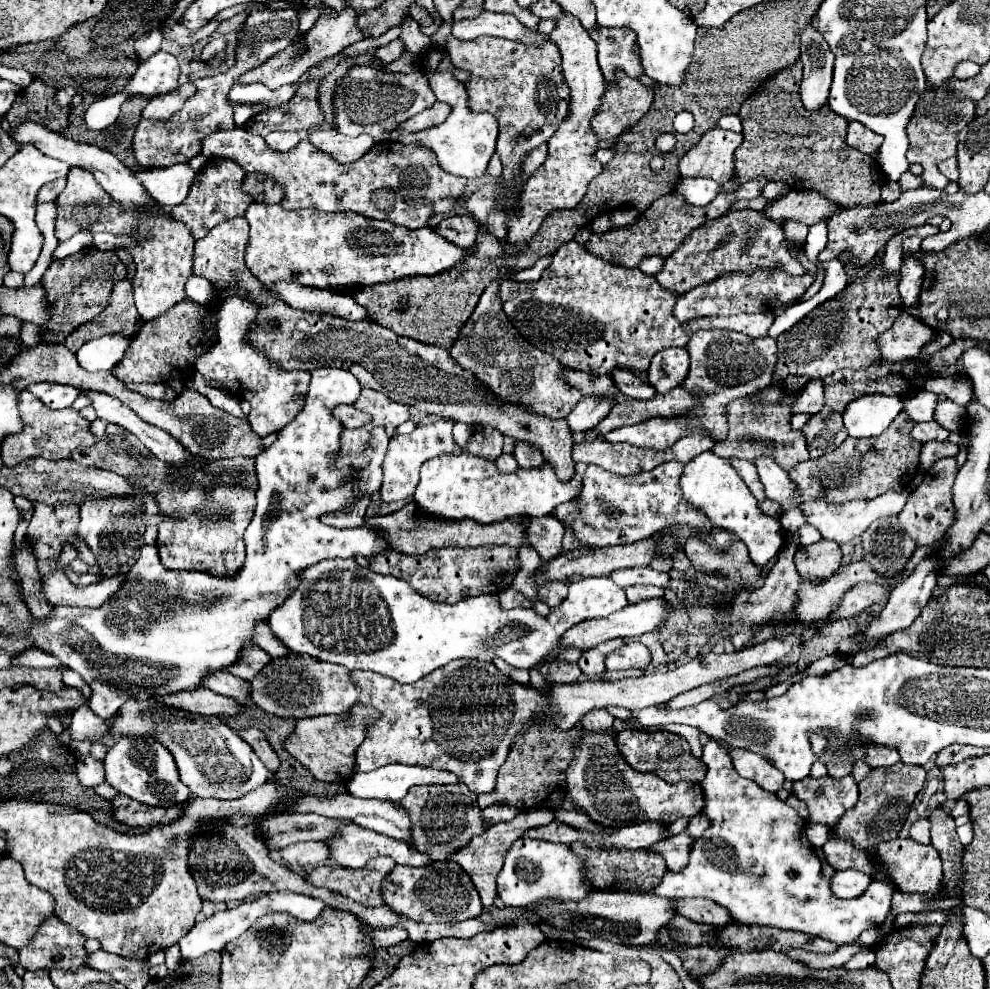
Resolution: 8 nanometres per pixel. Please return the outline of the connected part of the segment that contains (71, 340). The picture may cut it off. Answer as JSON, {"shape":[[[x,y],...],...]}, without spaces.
{"shape":[[[119,280],[113,288],[113,294],[109,298],[109,304],[105,310],[91,322],[79,326],[75,332],[71,332],[65,340],[65,346],[71,352],[77,352],[85,342],[99,338],[103,334],[121,332],[125,336],[135,336],[135,324],[137,324],[137,308],[133,302],[133,286],[129,280]]]}

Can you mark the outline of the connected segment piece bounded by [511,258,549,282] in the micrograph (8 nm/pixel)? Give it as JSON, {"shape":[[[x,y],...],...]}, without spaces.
{"shape":[[[541,258],[539,262],[535,262],[531,268],[527,268],[527,270],[519,270],[519,272],[515,272],[515,274],[511,274],[511,280],[515,280],[515,282],[535,282],[535,280],[539,280],[541,278],[541,272],[545,270],[549,266],[549,258]]]}

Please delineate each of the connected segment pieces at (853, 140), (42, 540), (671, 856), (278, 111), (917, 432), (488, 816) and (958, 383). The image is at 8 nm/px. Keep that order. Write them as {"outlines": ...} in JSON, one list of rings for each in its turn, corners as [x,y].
{"outlines":[[[[851,122],[849,124],[849,132],[847,132],[847,144],[851,148],[857,148],[857,150],[865,152],[865,154],[873,154],[873,152],[877,152],[881,148],[883,136],[867,130],[859,122]]],[[[39,502],[33,506],[35,512],[29,522],[27,540],[37,558],[57,558],[61,554],[61,544],[71,542],[79,548],[83,562],[89,566],[97,564],[91,550],[87,550],[79,538],[75,540],[75,526],[79,524],[79,506],[75,506],[75,502],[61,502],[59,506]]],[[[683,832],[683,834],[671,836],[667,840],[653,844],[651,850],[663,854],[667,868],[671,872],[679,872],[679,870],[683,870],[683,866],[687,866],[687,858],[691,854],[691,842],[695,842],[695,838],[689,836],[687,832]]],[[[323,76],[313,78],[299,86],[295,96],[277,108],[261,112],[259,116],[247,120],[243,128],[251,134],[271,134],[275,130],[309,130],[319,128],[323,122],[323,110],[319,104],[319,86]]],[[[931,420],[931,422],[919,422],[919,424],[915,424],[911,436],[913,436],[917,442],[921,442],[921,444],[931,442],[931,440],[945,442],[945,440],[949,438],[949,432],[943,430],[943,426],[939,426],[937,422]]],[[[505,804],[503,806],[491,806],[491,808],[485,808],[483,810],[483,818],[485,820],[491,820],[493,824],[501,822],[501,820],[511,820],[513,816],[517,816],[521,812],[521,808],[507,808]]],[[[965,376],[927,378],[927,382],[923,382],[923,390],[929,390],[933,394],[945,394],[959,406],[965,406],[969,400],[973,400],[973,386]]]]}

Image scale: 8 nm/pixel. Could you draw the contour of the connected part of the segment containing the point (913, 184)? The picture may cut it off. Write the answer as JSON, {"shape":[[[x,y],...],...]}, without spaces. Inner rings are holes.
{"shape":[[[907,171],[901,175],[898,180],[899,186],[901,186],[901,190],[905,191],[906,189],[918,188],[922,185],[921,176],[916,176],[912,174],[910,171]]]}

